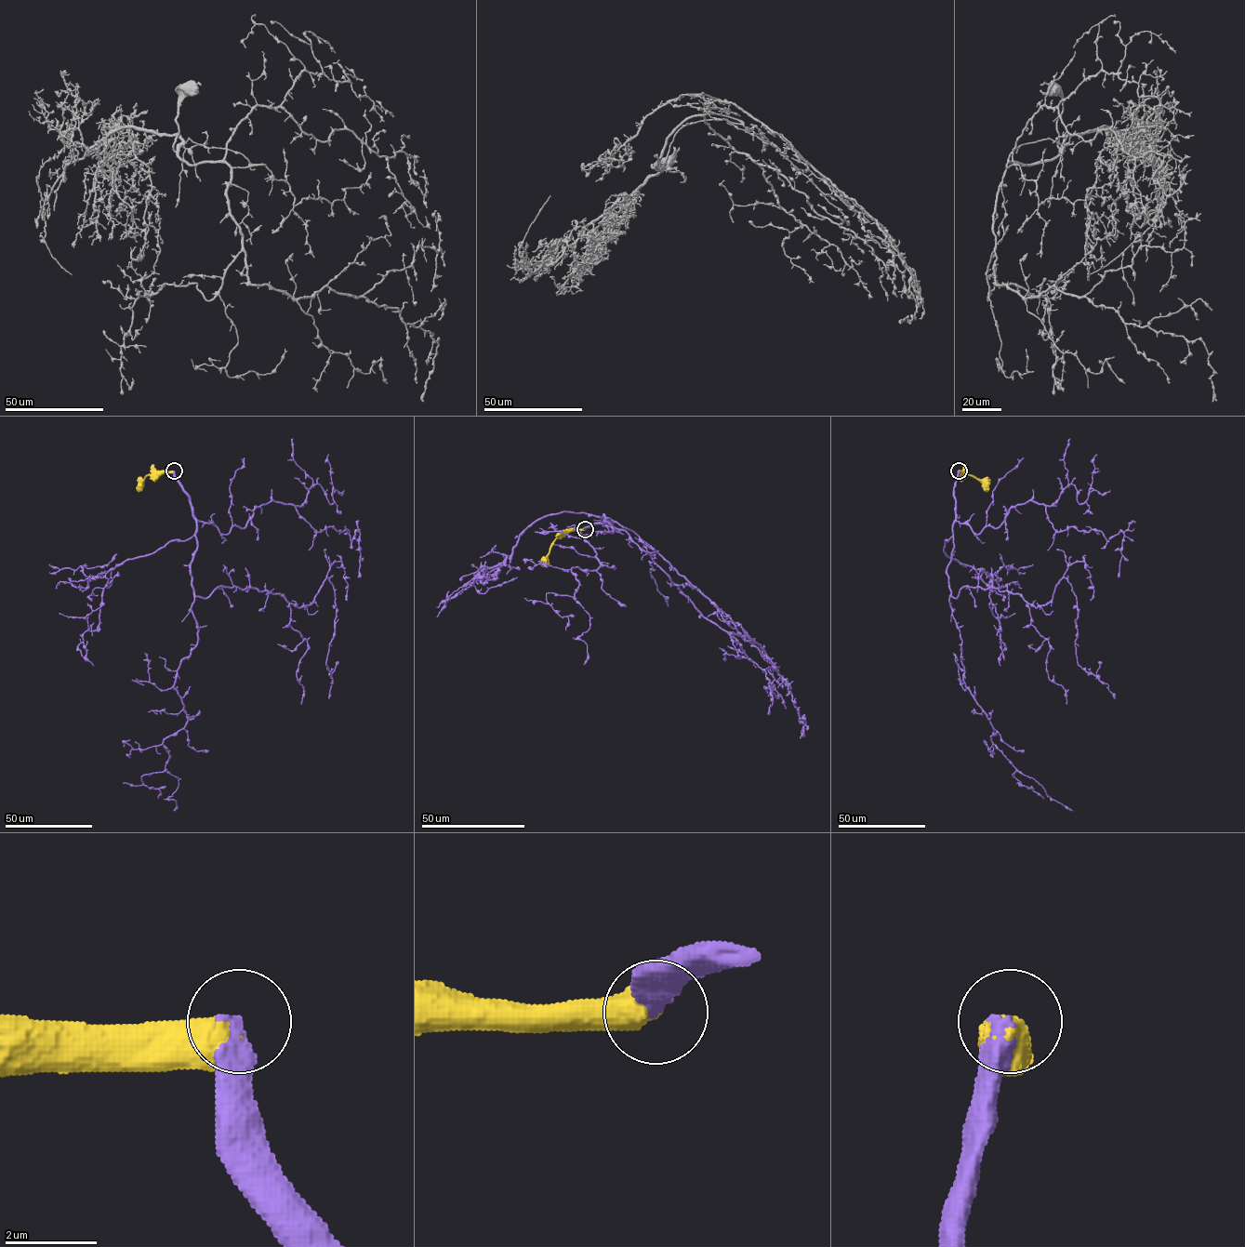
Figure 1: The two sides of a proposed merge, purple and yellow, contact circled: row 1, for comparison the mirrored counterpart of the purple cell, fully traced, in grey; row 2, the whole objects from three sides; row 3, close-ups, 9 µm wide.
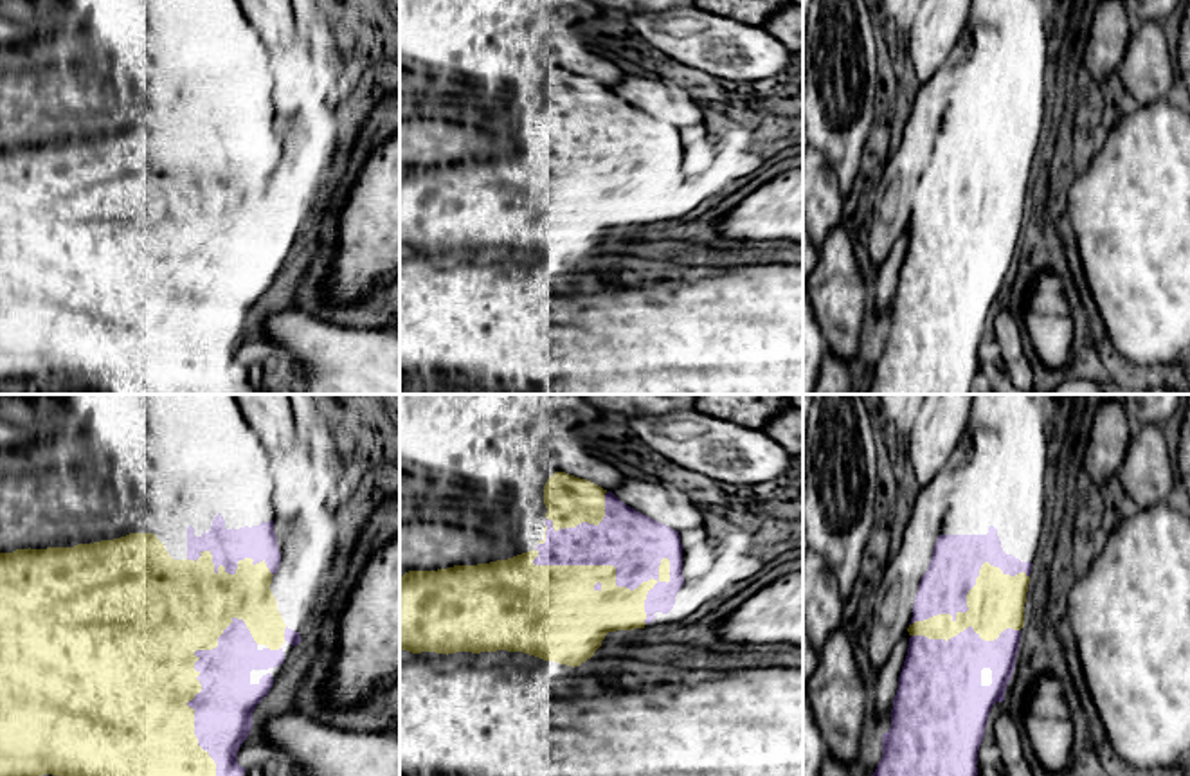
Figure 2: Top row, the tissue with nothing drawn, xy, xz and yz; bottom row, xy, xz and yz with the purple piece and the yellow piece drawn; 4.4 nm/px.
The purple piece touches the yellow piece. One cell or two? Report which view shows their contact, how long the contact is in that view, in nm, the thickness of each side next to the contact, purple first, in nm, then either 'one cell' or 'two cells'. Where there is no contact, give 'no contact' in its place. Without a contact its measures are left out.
contact in xz; length 650 nm; calibres 280 and 280 nm; two cells

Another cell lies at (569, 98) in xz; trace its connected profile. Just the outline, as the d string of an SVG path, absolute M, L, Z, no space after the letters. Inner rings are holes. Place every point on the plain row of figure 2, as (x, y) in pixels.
M554 68L544 83L545 115L553 119L554 128L581 119L598 122L605 113L605 90L607 86L587 76Z

